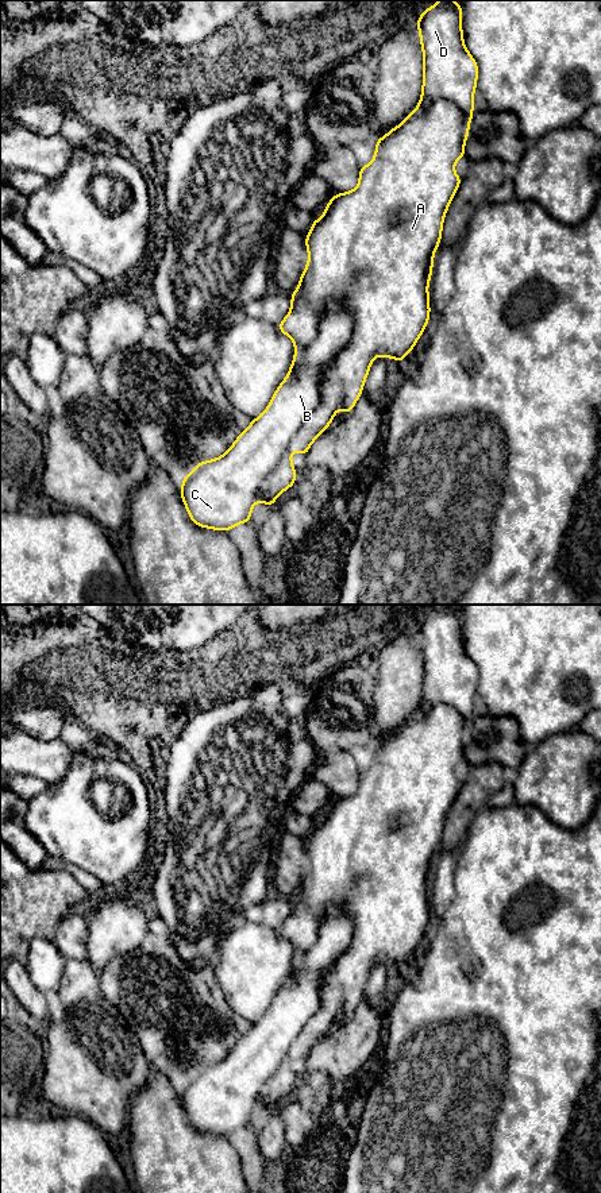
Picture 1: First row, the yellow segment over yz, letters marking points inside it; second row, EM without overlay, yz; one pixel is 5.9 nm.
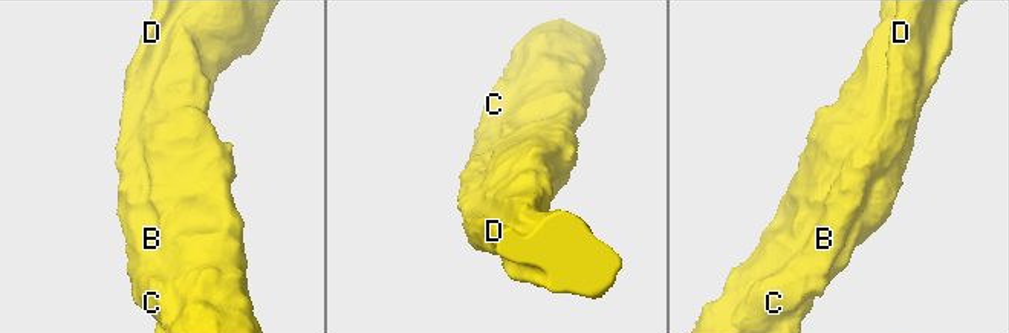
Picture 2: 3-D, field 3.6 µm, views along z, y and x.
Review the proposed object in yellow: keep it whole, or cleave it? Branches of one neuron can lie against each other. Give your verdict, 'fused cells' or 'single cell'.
single cell

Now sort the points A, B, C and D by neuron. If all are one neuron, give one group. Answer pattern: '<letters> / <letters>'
A B C D

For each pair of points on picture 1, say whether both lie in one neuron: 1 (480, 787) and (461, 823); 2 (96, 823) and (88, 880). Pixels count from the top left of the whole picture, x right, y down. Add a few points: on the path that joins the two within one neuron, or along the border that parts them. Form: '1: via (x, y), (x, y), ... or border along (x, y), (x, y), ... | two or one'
1: via (472, 796), (461, 814) | one
2: border along (65, 863), (89, 872), (101, 881) | two

